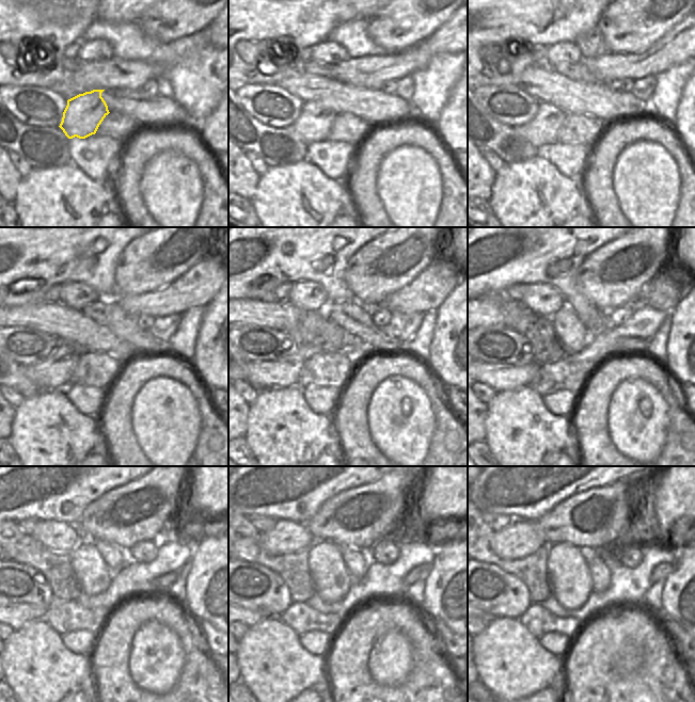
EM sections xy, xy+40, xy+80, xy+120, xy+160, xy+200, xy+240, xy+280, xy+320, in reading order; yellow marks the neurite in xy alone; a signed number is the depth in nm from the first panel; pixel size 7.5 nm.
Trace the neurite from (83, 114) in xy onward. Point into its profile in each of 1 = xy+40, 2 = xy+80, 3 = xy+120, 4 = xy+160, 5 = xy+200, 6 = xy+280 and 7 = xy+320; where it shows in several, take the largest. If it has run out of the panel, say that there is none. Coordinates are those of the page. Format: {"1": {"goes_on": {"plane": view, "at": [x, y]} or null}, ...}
{"1": {"goes_on": {"plane": "xy+40", "at": [315, 122]}}, "2": {"goes_on": {"plane": "xy+80", "at": [542, 130]}}, "3": {"goes_on": {"plane": "xy+120", "at": [57, 371]}}, "4": {"goes_on": {"plane": "xy+160", "at": [262, 375]}}, "5": {"goes_on": {"plane": "xy+200", "at": [499, 377]}}, "6": {"goes_on": {"plane": "xy+280", "at": [250, 618]}}, "7": {"goes_on": {"plane": "xy+320", "at": [489, 618]}}}

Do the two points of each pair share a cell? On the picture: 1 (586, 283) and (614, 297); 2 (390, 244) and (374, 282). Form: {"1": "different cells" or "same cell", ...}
{"1": "same cell", "2": "same cell"}

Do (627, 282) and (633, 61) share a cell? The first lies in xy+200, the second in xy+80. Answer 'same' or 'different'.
different

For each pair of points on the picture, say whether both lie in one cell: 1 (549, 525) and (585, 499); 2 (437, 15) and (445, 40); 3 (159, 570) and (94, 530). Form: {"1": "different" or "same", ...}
{"1": "same", "2": "different", "3": "different"}

